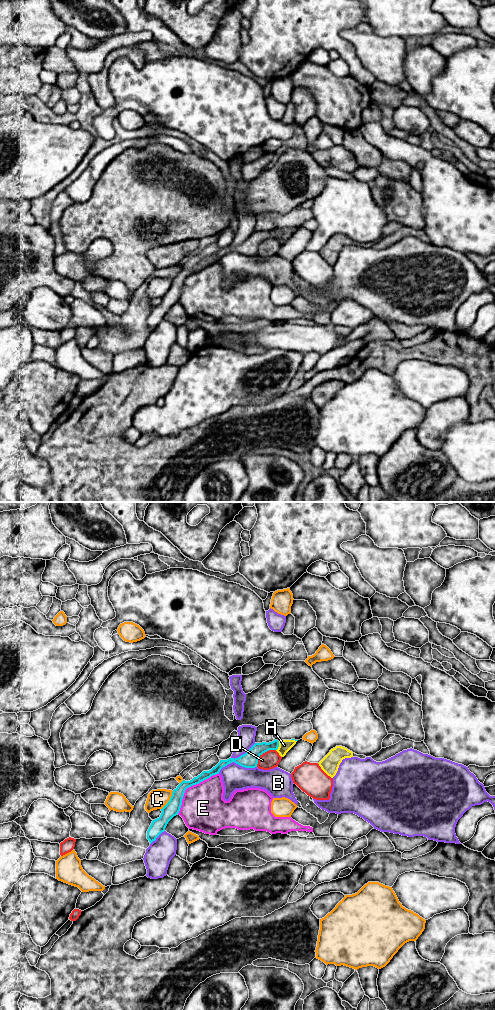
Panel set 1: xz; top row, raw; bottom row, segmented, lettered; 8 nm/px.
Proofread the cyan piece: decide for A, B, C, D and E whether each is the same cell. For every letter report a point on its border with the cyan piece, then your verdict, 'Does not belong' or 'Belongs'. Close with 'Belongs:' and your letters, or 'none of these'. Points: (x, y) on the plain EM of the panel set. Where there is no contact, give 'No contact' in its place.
A: Touches cyan at xz (278, 234). Belongs
B: Touches cyan at xz (236, 251). Does not belong
C: Touches cyan at xz (169, 288). Does not belong
D: Touches cyan at xz (262, 241). Does not belong
E: Touches cyan at xz (190, 274). Does not belong
Belongs: A

